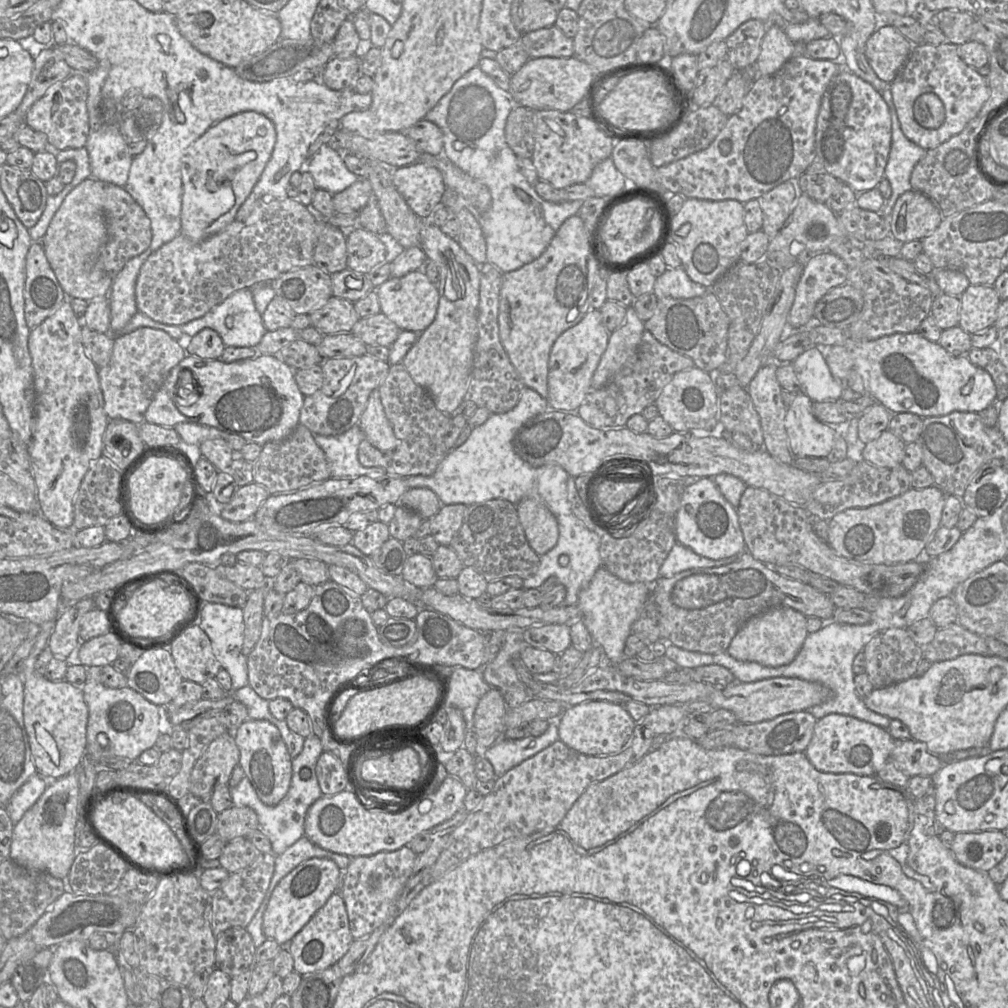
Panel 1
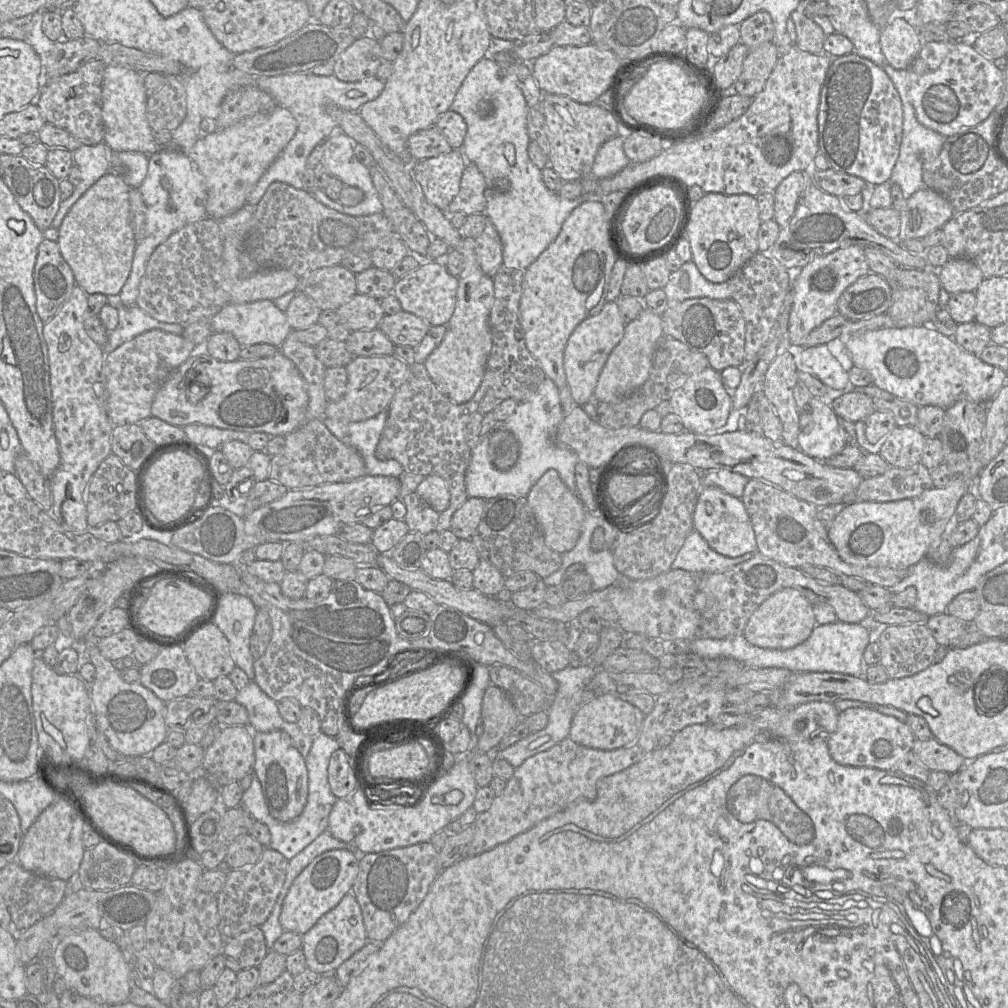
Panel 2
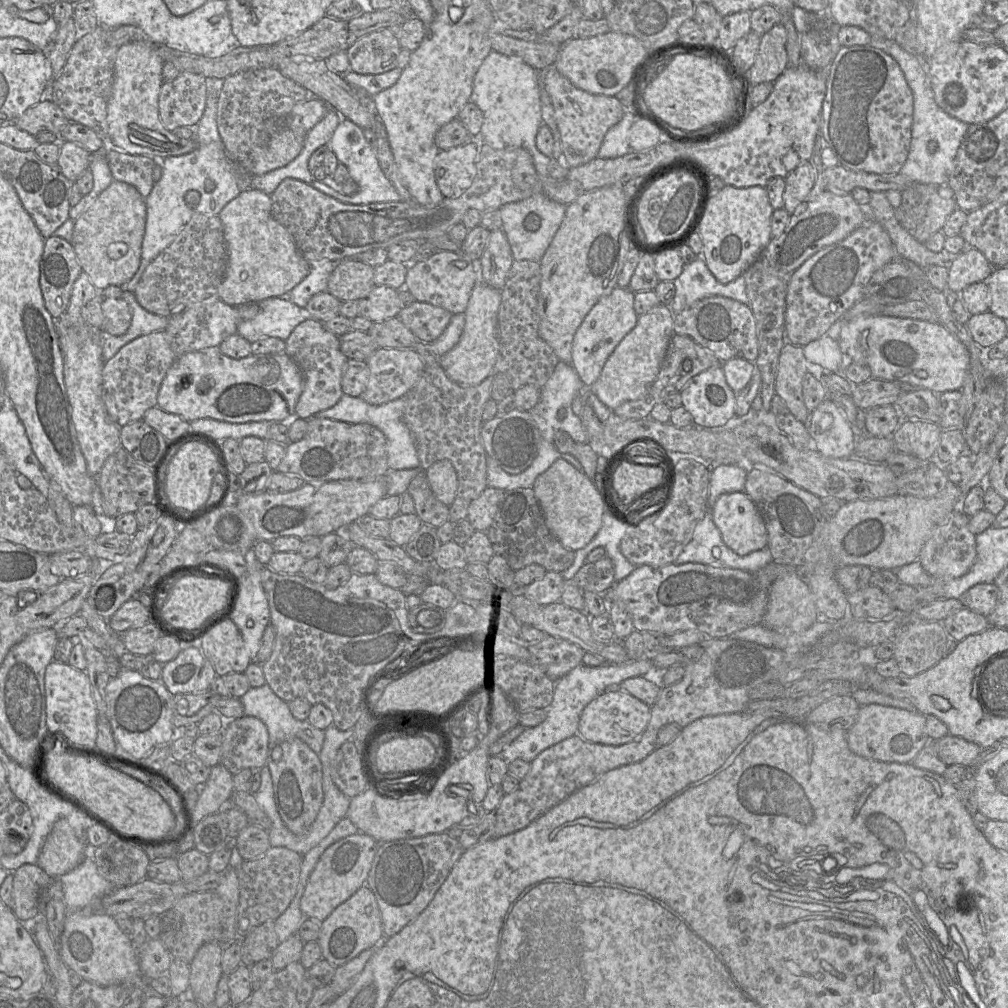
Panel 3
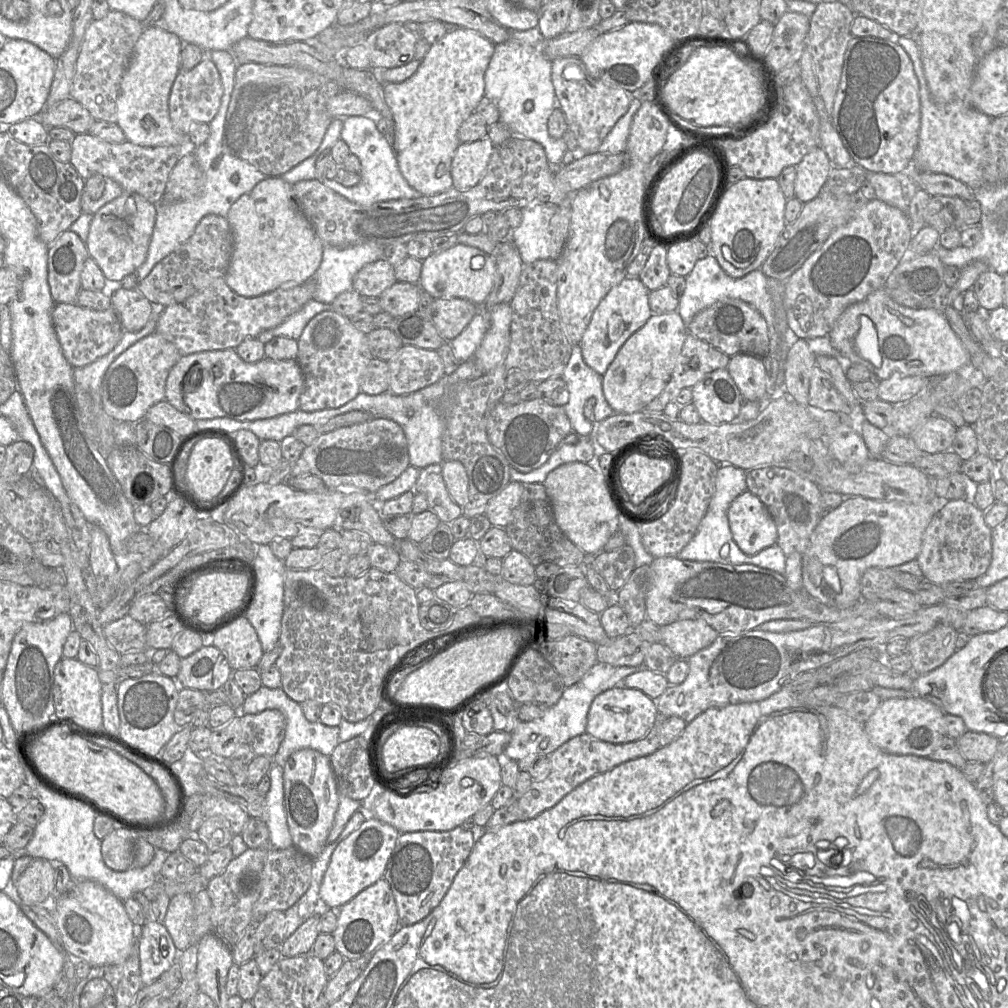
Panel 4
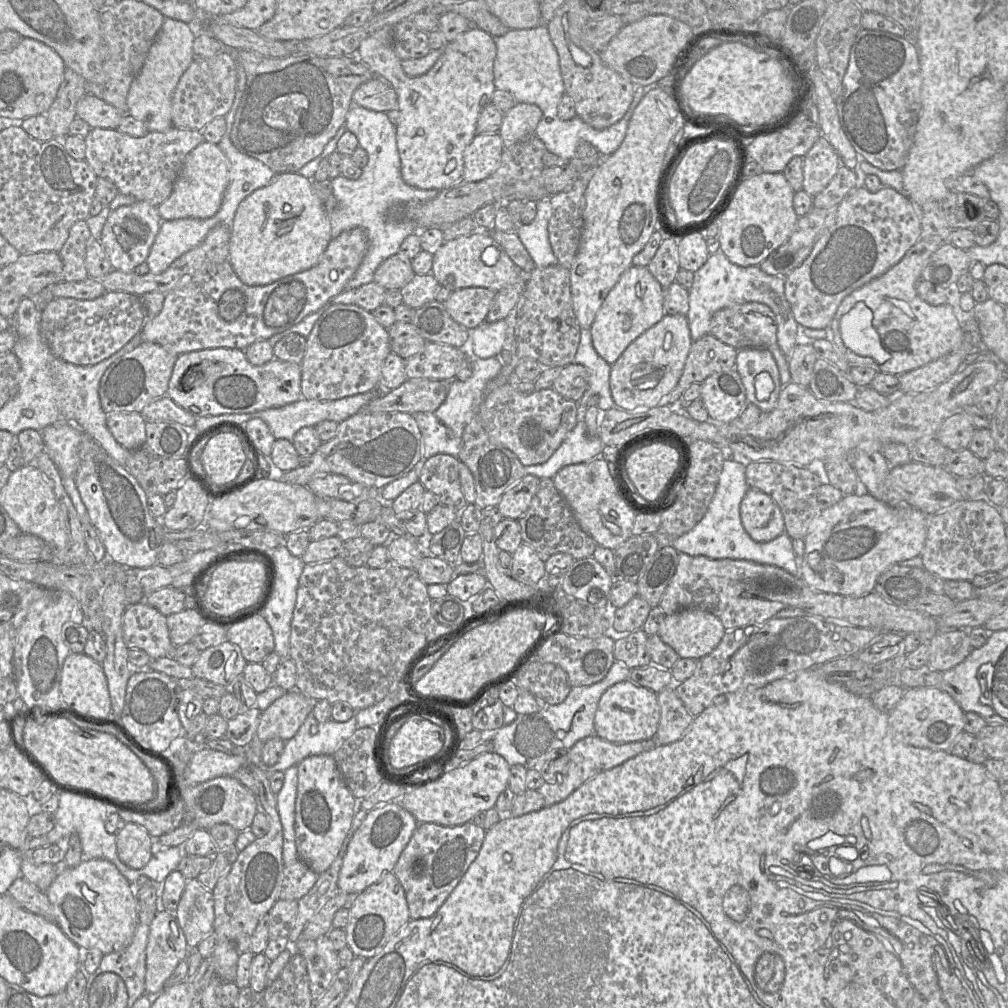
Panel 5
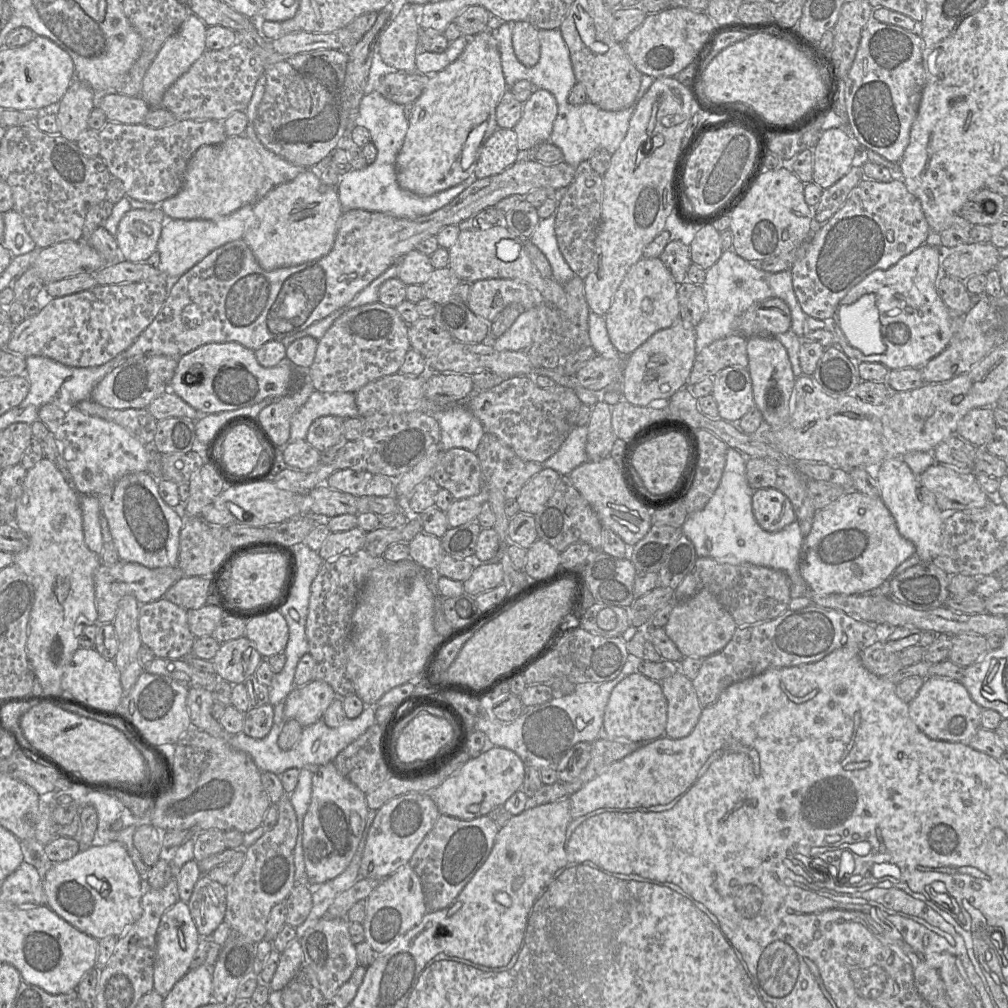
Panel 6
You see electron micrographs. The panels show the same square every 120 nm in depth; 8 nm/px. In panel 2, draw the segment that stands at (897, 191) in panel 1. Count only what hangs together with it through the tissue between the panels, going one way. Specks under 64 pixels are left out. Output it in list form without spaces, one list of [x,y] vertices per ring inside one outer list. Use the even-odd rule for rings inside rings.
[[[887,62],[882,68],[897,89],[903,108],[902,141],[900,145],[899,156],[892,170],[890,180],[891,183],[898,184],[900,186],[905,198],[909,198],[916,191],[924,187],[922,179],[923,165],[924,163],[932,161],[939,155],[946,141],[946,137],[939,134],[938,132],[926,128],[917,120],[915,109],[909,97],[908,70],[895,69]]]

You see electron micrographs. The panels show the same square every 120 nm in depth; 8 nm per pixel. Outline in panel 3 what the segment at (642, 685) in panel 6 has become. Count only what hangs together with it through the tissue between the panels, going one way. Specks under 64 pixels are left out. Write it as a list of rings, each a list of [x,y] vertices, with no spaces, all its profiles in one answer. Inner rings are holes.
[[[623,690],[605,691],[583,710],[578,725],[578,735],[594,743],[611,746],[624,745],[632,742],[644,732],[650,718],[651,706],[638,698]]]

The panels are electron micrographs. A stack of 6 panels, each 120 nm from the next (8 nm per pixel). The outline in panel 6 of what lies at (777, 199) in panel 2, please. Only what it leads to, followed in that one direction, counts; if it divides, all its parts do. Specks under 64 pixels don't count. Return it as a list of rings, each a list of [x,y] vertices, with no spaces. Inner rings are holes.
[[[832,127],[822,133],[813,151],[813,175],[812,181],[823,190],[829,188],[839,179],[841,179],[853,165],[858,147],[861,145],[855,137],[849,137],[841,128]]]

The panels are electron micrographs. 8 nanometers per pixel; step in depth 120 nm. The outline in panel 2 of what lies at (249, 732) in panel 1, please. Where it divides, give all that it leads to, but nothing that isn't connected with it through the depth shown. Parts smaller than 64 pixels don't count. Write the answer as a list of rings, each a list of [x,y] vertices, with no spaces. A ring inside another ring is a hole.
[[[284,731],[253,732],[255,763],[253,773],[259,779],[270,814],[281,822],[296,819],[304,810],[308,798],[308,771],[305,757]]]

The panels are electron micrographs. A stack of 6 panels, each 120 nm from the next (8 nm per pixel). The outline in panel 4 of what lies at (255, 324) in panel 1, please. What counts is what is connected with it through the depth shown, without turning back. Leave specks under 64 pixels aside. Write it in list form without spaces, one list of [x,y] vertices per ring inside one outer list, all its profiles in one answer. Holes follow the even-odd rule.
[[[310,300],[298,312],[289,316],[277,327],[263,331],[257,339],[264,344],[277,337],[298,340],[309,321],[327,309],[329,309],[328,304]]]

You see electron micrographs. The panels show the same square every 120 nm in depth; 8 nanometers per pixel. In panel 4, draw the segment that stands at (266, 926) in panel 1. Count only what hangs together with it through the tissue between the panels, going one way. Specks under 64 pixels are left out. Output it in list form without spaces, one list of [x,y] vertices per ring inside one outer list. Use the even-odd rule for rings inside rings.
[[[368,816],[362,825],[344,839],[334,850],[320,886],[320,898],[332,910],[338,910],[358,893],[383,878],[400,833],[393,826]]]

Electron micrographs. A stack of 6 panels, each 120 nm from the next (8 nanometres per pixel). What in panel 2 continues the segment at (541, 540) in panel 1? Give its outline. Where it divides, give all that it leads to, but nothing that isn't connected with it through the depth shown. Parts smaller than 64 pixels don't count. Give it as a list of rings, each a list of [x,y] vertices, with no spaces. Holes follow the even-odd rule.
[[[548,469],[526,496],[543,532],[548,547],[558,553],[572,550],[580,537],[586,509],[575,492],[570,491],[555,469]]]

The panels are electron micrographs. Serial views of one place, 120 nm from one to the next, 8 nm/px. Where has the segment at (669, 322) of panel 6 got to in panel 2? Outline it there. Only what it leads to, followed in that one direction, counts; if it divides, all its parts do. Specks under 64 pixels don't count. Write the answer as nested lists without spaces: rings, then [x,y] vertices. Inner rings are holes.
[[[606,301],[598,312],[582,320],[570,334],[564,349],[563,365],[571,395],[577,405],[583,406],[593,398],[601,370],[621,340],[625,324],[617,301]]]

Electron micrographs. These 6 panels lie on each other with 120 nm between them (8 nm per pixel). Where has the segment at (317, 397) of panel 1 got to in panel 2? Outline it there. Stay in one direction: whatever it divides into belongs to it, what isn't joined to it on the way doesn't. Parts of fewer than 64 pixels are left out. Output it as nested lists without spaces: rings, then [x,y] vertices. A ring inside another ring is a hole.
[[[391,355],[356,356],[345,366],[348,382],[344,396],[329,401],[323,418],[341,422],[358,422],[388,408],[393,396],[410,376],[410,365]]]

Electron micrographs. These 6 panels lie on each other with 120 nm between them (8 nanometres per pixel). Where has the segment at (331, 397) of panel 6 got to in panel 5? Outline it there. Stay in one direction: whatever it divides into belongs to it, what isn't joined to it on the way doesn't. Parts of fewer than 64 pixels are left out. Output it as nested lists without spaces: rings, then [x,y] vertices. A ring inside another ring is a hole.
[[[377,391],[365,392],[363,394],[355,394],[336,400],[308,400],[301,398],[300,400],[277,408],[270,408],[259,411],[256,417],[267,423],[269,429],[276,440],[285,439],[292,442],[295,434],[302,428],[314,427],[323,421],[335,421],[337,423],[360,412],[372,399],[376,397]]]

